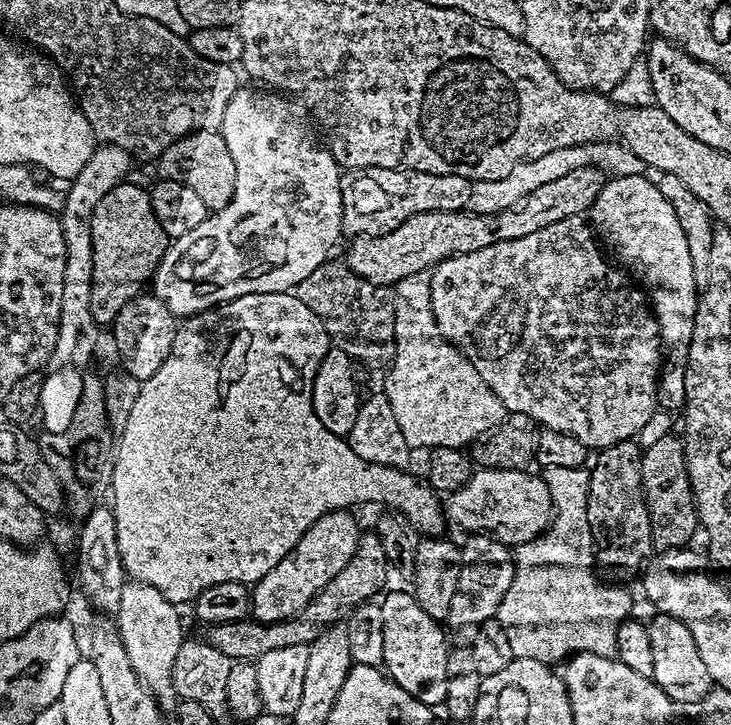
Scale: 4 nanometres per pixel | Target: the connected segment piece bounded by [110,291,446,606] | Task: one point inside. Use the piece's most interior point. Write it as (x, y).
(221, 467)

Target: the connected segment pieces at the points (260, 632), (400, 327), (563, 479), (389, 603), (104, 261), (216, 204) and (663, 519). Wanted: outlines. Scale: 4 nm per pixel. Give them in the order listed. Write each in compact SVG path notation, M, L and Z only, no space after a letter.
M365 531L360 537L354 558L350 558L350 562L346 562L346 566L342 566L342 570L338 570L338 574L334 574L334 578L330 578L330 582L326 582L326 586L322 586L322 590L318 590L318 594L314 594L314 598L310 598L308 605L298 615L291 616L285 620L279 620L273 624L259 624L257 620L251 618L230 622L229 624L214 624L207 629L206 640L213 647L222 650L222 654L226 654L229 660L233 662L238 660L251 660L255 662L257 658L262 654L266 654L267 651L280 650L282 646L307 646L313 640L316 640L326 627L339 621L336 619L339 618L344 610L346 612L358 607L362 603L371 601L375 597L372 595L376 591L379 593L385 587L383 584L388 580L388 572L390 573L390 562L386 558L386 550L382 550L382 542L378 542L375 531Z
M427 275L407 276L394 285L396 305L394 306L394 338L396 353L391 364L387 365L388 377L382 391L394 410L394 418L406 438L409 449L459 448L471 445L482 436L487 436L493 428L499 428L506 409L503 402L482 382L482 374L460 353L460 349L440 333L438 322L430 302L430 279Z
M587 467L543 469L552 499L552 523L538 538L515 545L514 580L494 617L506 630L517 660L530 658L552 666L578 652L615 657L618 628L633 615L631 594L616 584L603 584L596 577L594 537L586 518L588 474Z
M411 591L387 592L383 593L384 600L379 601L383 671L402 686L406 694L418 698L418 702L429 706L443 705L446 698L446 662L450 651L450 643L444 637L445 629L441 621L430 618L430 614L418 606Z
M125 182L114 186L114 190L110 190L110 194L106 194L106 198L98 202L98 206L94 206L92 215L94 272L90 286L90 314L94 316L94 322L101 326L111 325L112 321L118 318L122 306L126 306L126 302L145 291L170 243L170 237L164 233L162 226L158 226L158 218L154 218L154 206L150 206L148 197L149 189L139 188L132 183Z
M217 130L214 132L191 132L175 140L158 157L161 180L182 182L182 186L190 186L190 190L202 197L202 202L212 212L222 210L234 198L236 185L236 167L234 158L230 158L230 149L226 147L226 138Z
M679 435L677 436L660 436L649 448L645 447L640 453L644 501L652 523L652 547L656 550L689 547L693 543L692 535L698 532L697 506L687 472L685 441Z

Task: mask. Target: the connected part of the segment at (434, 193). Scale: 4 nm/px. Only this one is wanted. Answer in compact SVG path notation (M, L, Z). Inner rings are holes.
M404 172L404 184L397 188L368 188L359 192L356 188L348 188L342 198L344 213L343 231L349 232L349 237L380 236L383 232L394 230L406 218L423 212L458 212L467 209L472 204L473 181L455 176L454 174L426 174L425 172Z

